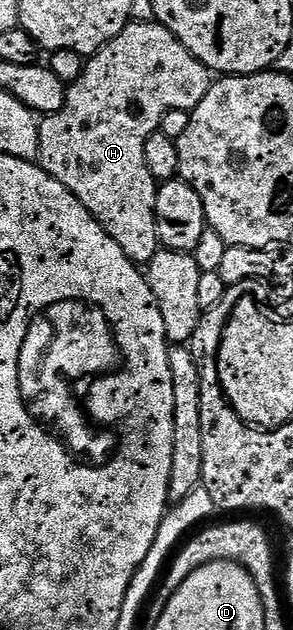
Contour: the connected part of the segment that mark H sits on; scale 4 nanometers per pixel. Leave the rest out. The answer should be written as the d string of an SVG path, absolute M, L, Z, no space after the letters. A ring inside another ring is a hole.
M128 22L119 34L114 36L108 44L103 45L94 56L90 57L83 65L83 72L76 80L66 85L66 105L59 112L44 115L39 120L39 158L38 165L48 172L61 186L65 186L86 208L90 208L95 214L99 225L111 235L113 242L125 250L125 254L136 266L146 266L151 259L161 251L159 235L157 234L157 222L155 221L155 193L157 182L153 174L149 174L149 166L145 166L145 142L148 138L159 131L159 123L165 118L169 110L190 110L196 108L201 98L207 93L213 83L213 73L206 68L189 49L186 48L175 35L158 22Z

